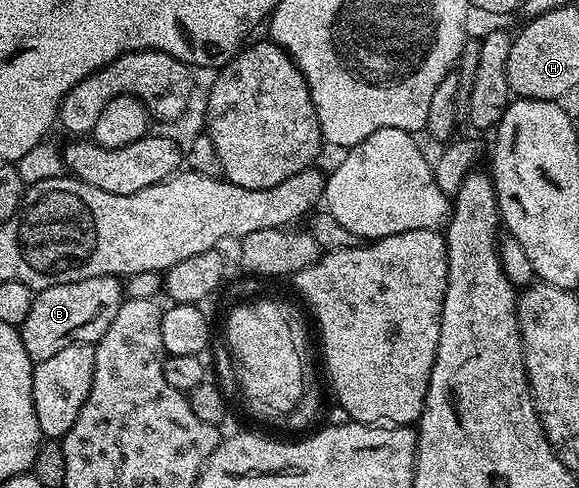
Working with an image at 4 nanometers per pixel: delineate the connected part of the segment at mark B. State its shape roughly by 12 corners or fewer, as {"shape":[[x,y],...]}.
{"shape":[[117,275],[37,292],[20,328],[37,361],[97,344],[123,298]]}

